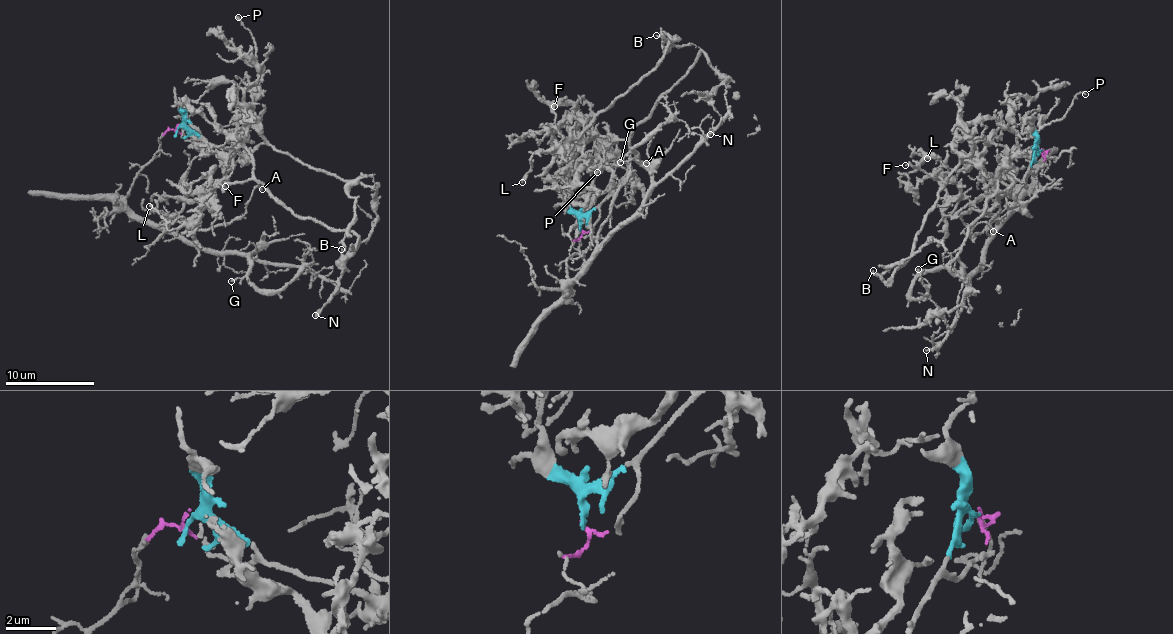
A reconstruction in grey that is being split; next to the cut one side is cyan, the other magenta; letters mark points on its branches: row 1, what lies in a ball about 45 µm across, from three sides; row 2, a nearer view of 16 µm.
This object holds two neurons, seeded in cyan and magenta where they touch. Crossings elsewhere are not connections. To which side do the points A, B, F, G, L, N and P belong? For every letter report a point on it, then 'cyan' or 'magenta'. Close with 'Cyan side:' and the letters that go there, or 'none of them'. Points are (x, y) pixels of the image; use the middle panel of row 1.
A: place (646, 163); magenta
B: place (656, 35); cyan
F: place (554, 106); cyan
G: place (620, 162); magenta
L: place (522, 182); cyan
N: place (710, 134); magenta
P: place (597, 172); cyan
Cyan side: B, F, L, P

